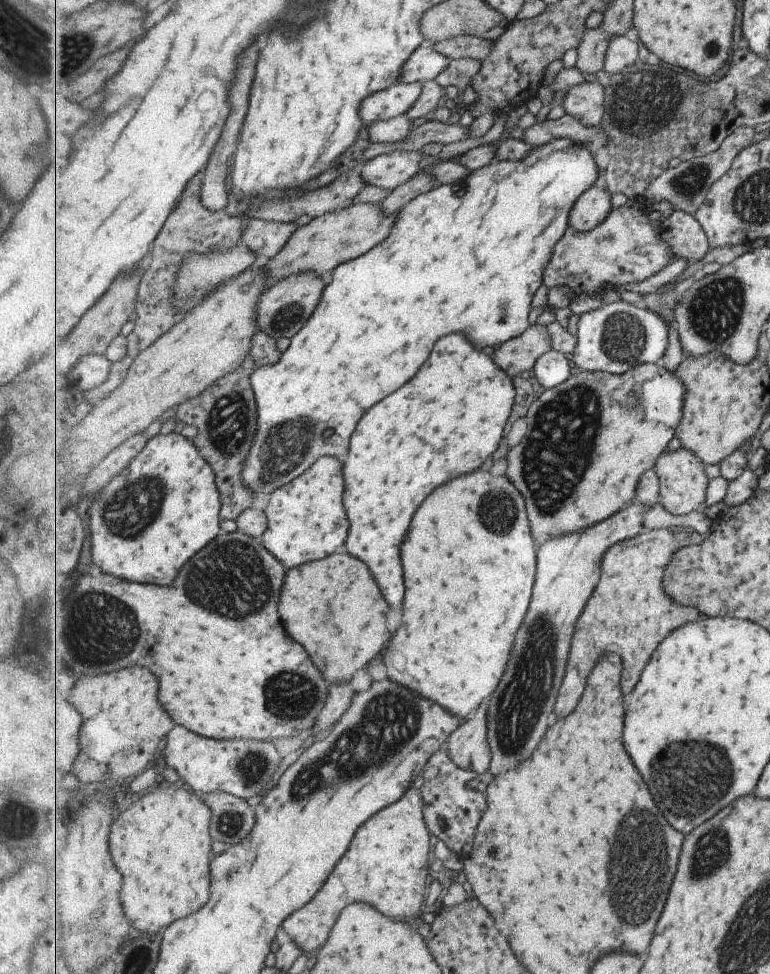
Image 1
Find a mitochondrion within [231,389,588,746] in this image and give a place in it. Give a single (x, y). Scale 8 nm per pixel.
(286, 445)

